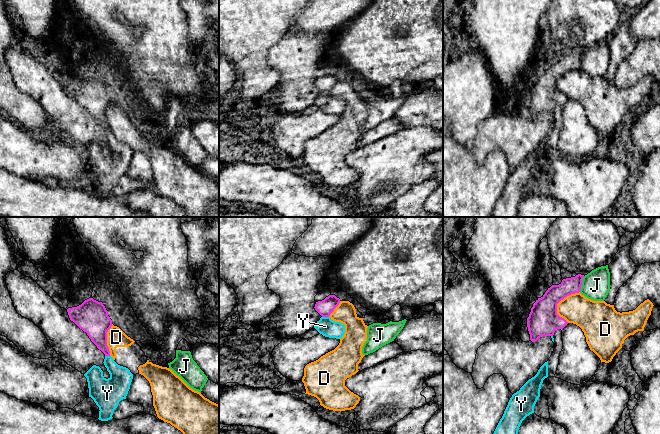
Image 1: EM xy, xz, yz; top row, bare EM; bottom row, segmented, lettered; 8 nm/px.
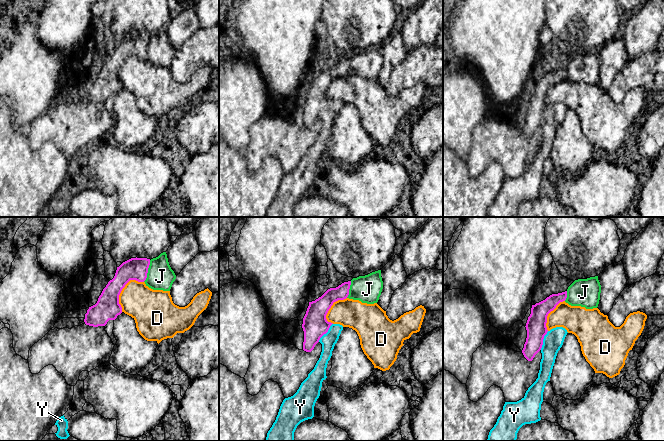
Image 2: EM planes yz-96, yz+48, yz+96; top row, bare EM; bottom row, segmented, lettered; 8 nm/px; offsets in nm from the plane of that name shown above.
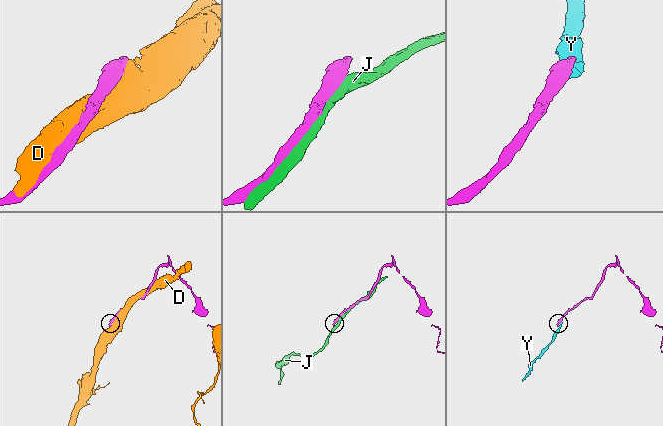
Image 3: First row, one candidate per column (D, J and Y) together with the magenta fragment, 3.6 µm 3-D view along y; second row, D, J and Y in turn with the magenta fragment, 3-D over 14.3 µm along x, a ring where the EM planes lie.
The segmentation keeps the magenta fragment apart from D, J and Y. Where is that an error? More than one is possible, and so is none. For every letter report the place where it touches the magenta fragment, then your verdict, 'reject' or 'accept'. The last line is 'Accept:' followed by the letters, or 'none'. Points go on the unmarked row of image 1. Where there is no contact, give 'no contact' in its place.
D: contact yz (558, 78); reject
J: contact yz (581, 60); reject
Y: contact xz (325, 92); accept
Accept: Y

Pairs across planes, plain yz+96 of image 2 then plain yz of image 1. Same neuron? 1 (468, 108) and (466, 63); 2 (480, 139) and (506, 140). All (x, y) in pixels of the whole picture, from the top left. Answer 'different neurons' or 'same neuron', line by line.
1: same neuron
2: same neuron

